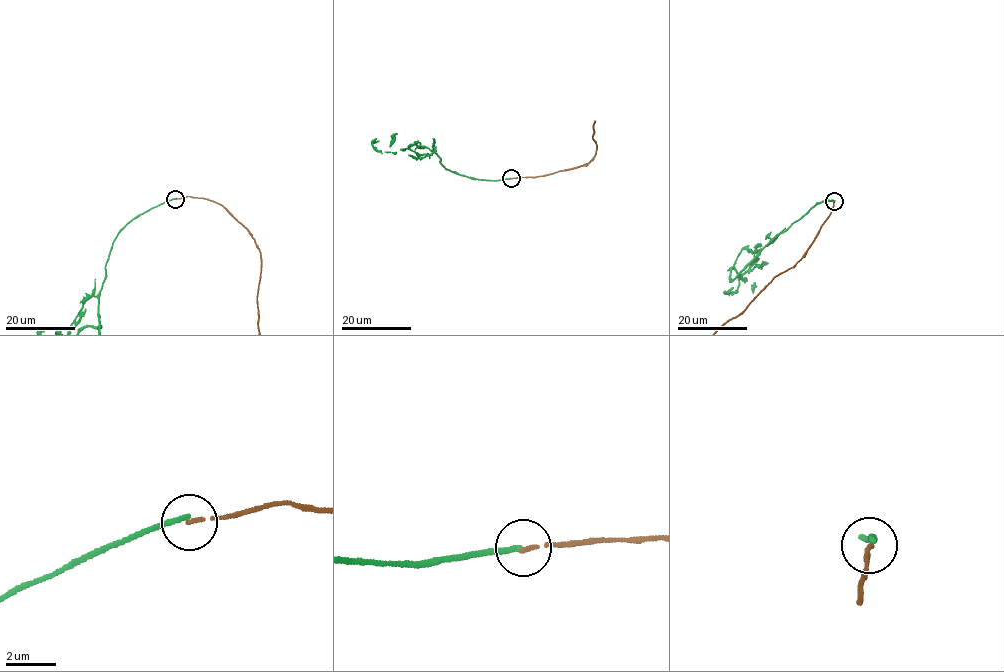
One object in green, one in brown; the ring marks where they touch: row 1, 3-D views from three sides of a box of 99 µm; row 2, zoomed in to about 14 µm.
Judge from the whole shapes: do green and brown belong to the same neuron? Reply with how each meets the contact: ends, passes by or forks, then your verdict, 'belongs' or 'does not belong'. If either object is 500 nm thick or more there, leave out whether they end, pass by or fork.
green ends; brown ends; does not belong

